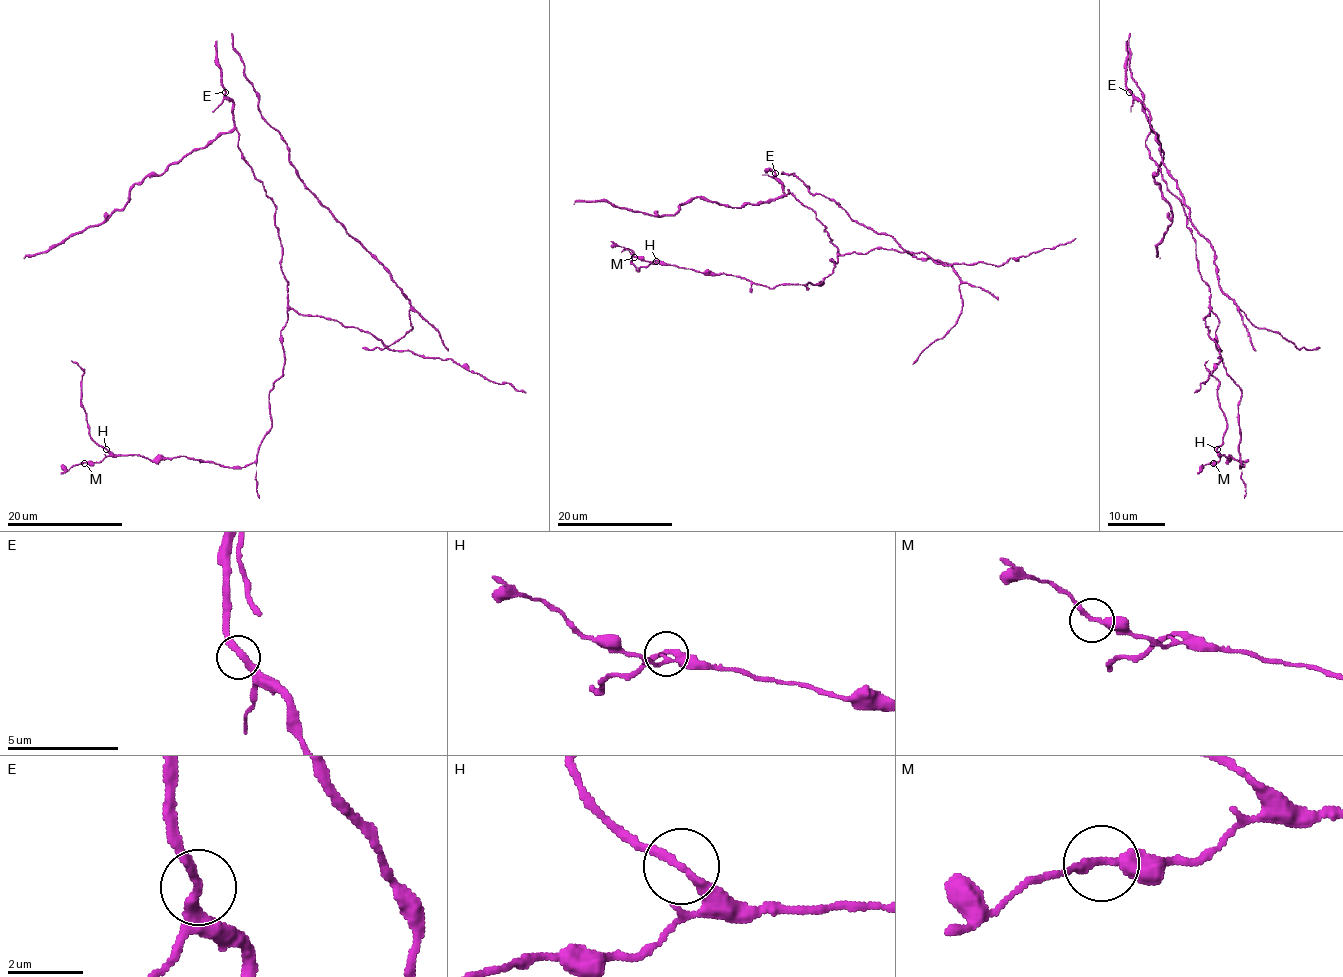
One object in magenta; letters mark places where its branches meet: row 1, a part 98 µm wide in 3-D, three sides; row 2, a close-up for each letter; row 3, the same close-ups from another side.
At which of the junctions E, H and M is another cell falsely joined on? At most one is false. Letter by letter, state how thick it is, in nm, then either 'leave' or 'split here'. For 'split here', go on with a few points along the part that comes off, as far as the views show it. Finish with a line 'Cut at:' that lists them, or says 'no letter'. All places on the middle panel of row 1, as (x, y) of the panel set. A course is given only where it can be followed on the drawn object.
E: 280 nm thick; leave
H: 220 nm thick; leave
M: 280 nm thick; leave
Cut at: no letter

